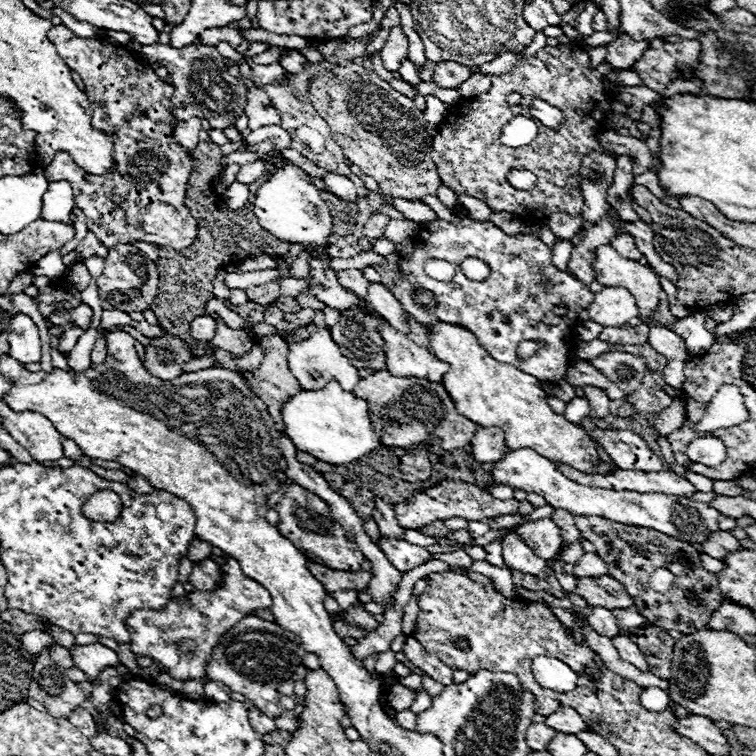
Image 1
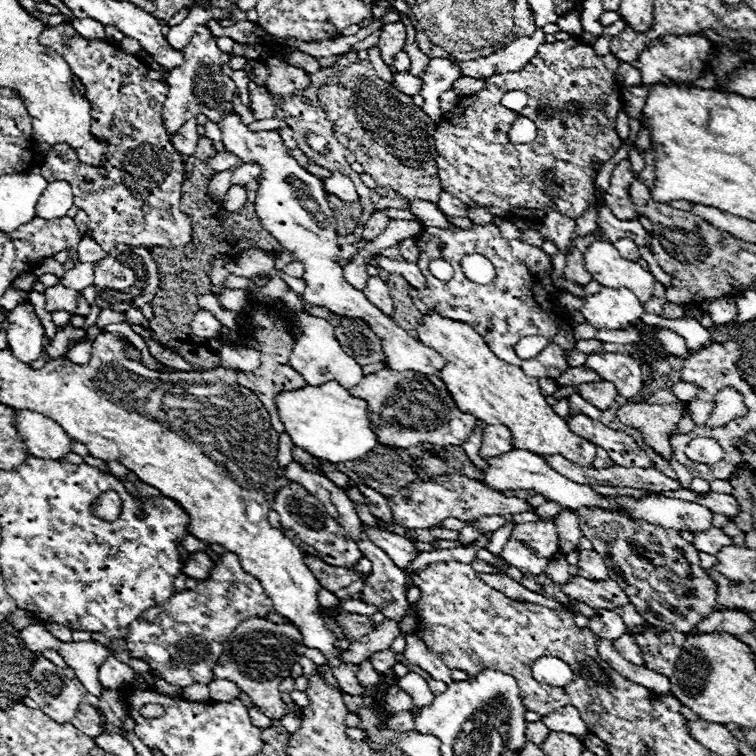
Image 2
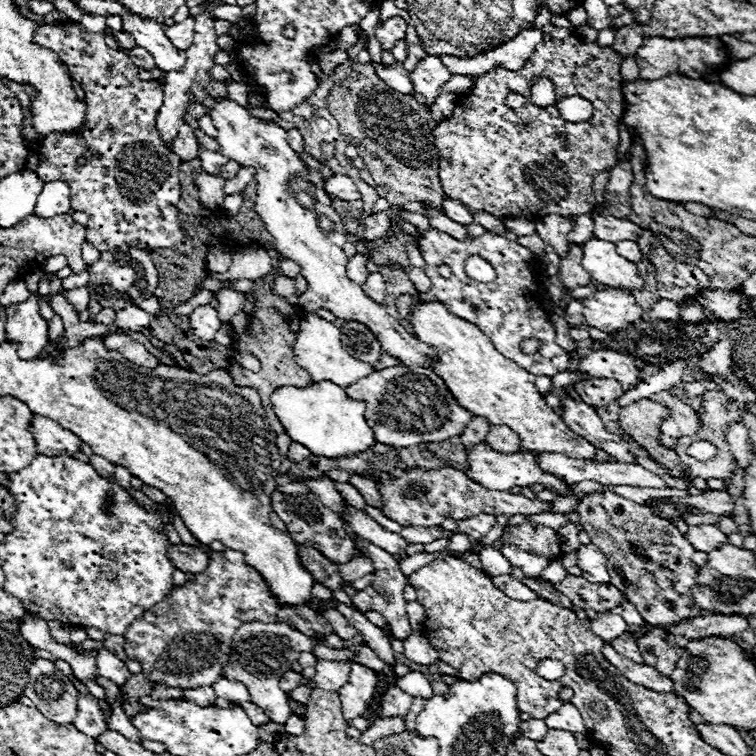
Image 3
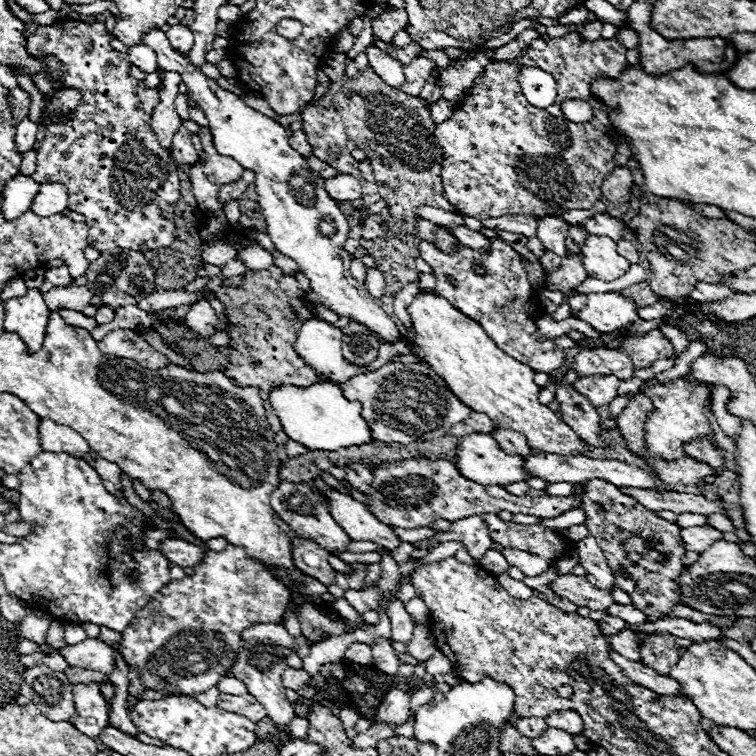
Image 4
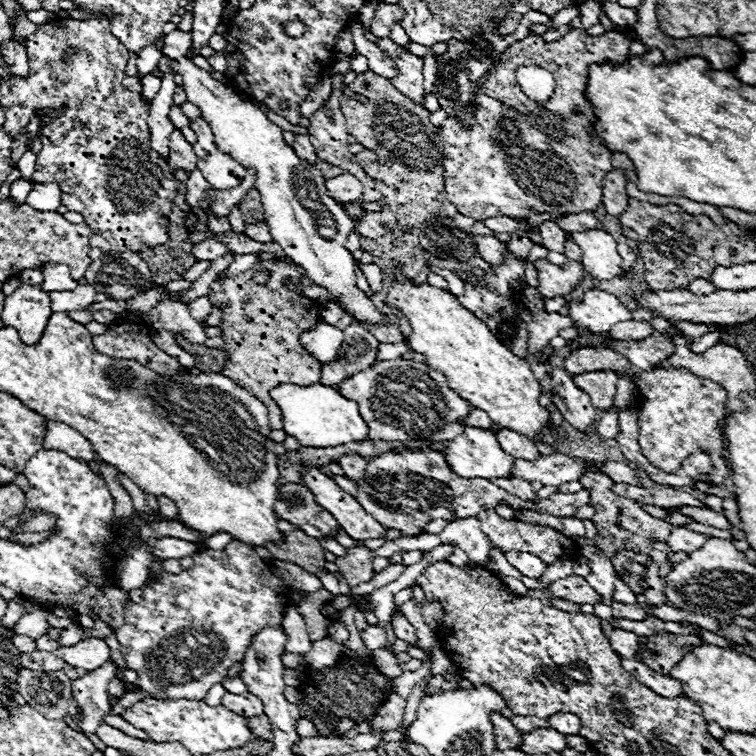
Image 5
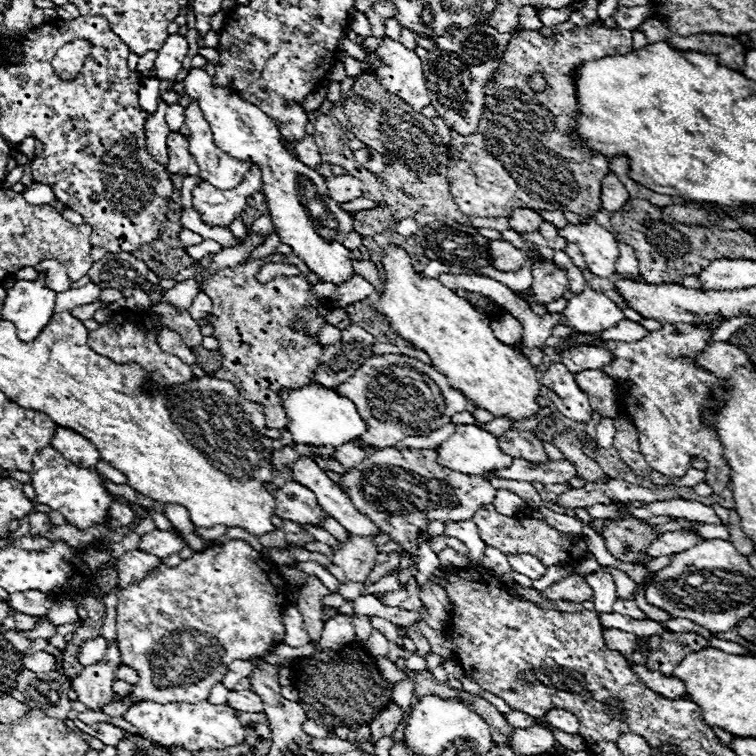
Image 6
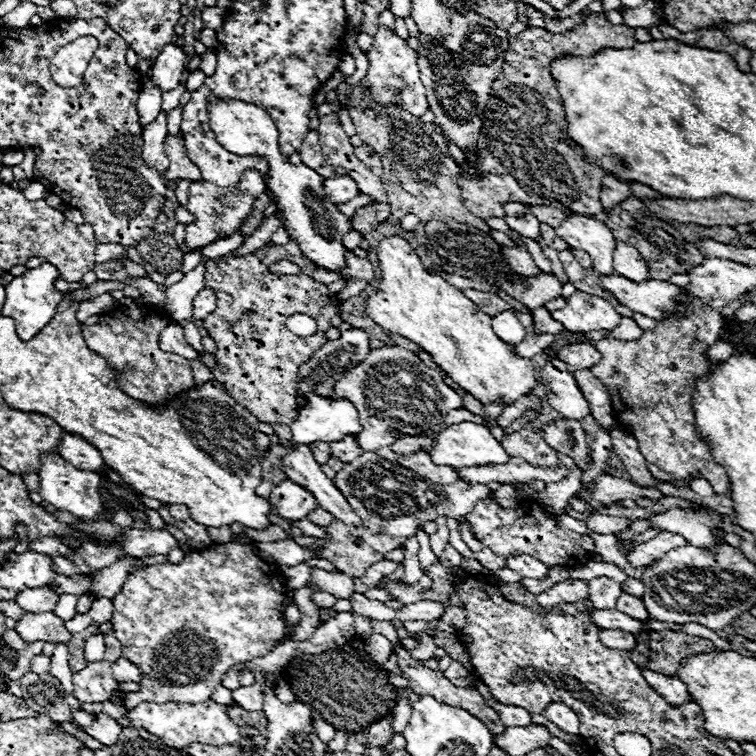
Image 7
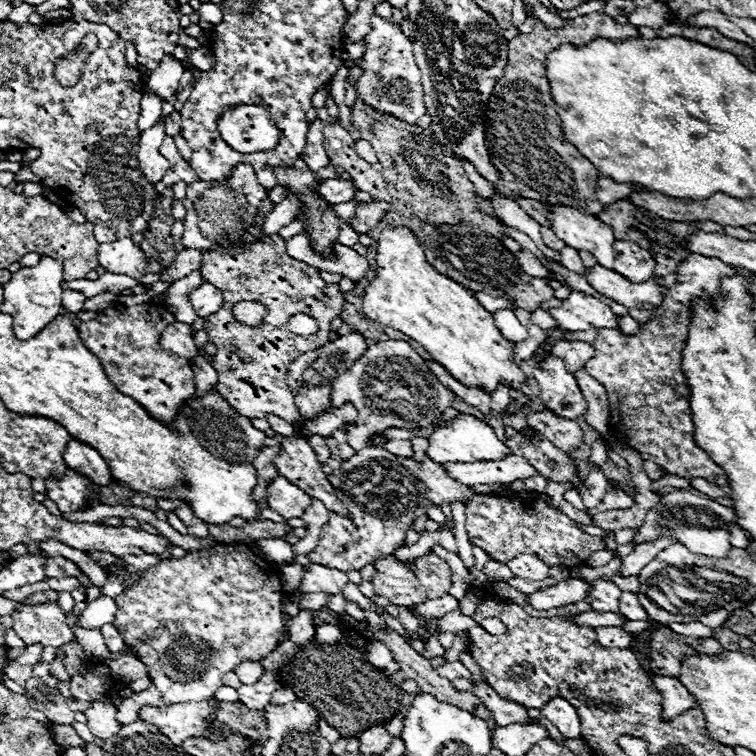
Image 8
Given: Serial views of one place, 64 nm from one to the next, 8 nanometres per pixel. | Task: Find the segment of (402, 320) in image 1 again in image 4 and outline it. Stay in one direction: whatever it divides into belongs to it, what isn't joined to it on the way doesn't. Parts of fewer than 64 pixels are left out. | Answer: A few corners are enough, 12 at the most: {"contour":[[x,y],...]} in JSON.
{"contour":[[376,268],[366,270],[366,290],[380,298],[386,286],[384,274]]}

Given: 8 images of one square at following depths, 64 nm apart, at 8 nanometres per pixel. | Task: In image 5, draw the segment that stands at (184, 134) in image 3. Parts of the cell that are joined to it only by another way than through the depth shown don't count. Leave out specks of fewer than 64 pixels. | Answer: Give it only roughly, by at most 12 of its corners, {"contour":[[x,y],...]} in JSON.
{"contour":[[180,130],[170,136],[168,164],[192,172],[196,154]]}

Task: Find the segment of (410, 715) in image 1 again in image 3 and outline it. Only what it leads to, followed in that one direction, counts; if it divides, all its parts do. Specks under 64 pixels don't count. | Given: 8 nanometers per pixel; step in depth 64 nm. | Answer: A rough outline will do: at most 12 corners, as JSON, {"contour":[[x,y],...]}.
{"contour":[[376,718],[360,742],[372,746],[378,738],[406,730],[406,718]]}

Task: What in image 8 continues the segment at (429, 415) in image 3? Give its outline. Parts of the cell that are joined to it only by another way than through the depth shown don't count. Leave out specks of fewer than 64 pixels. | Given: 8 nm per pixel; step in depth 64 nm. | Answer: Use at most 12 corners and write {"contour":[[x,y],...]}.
{"contour":[[402,340],[332,382],[356,406],[356,450],[386,428],[428,428],[452,392]]}

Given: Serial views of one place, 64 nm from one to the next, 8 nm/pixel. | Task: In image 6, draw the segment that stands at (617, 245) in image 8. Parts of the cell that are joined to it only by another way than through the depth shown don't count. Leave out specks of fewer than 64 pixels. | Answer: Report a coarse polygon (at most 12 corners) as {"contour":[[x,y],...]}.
{"contour":[[618,242],[618,274],[638,274],[638,260],[632,246]]}

